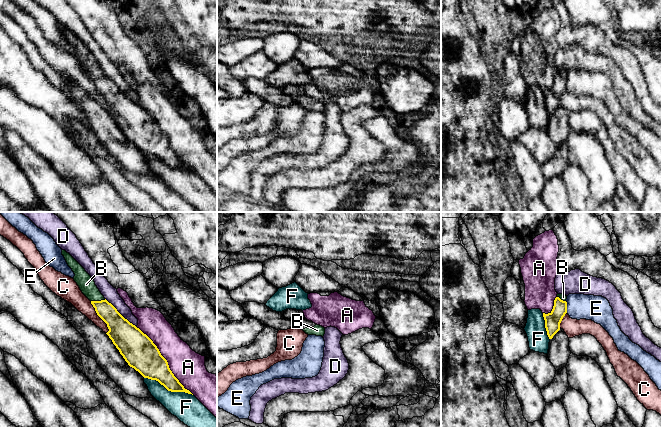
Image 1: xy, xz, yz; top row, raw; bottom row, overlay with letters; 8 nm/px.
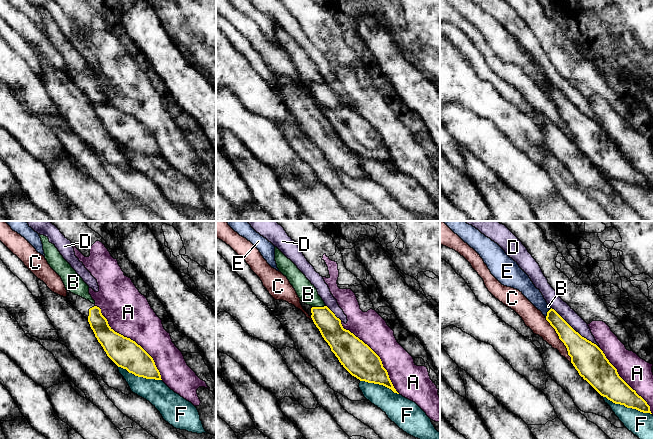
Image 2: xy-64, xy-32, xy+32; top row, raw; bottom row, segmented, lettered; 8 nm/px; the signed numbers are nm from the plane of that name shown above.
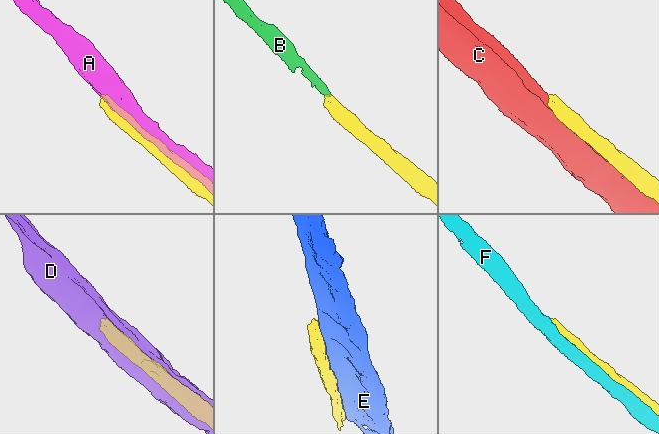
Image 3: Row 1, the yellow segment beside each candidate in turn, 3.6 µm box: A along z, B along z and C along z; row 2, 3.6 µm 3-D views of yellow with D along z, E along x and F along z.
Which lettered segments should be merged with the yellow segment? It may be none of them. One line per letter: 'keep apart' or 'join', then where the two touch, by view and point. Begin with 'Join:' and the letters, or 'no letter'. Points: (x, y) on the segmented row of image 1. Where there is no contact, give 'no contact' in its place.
Join: B
A: keep apart; meets yellow in xy at (166, 361)
B: join; meets yellow in xy at (98, 301)
C: keep apart; meets yellow in xy at (99, 316)
D: keep apart; meets yellow in xy at (120, 314)
E: keep apart; meets yellow in yz at (566, 307)
F: keep apart; meets yellow in xy at (168, 390)

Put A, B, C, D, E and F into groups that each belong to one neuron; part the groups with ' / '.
A / B / C / D / E / F

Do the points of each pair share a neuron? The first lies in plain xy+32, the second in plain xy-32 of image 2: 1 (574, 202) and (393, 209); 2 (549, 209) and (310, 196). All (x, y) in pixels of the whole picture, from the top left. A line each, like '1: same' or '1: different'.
1: different
2: same

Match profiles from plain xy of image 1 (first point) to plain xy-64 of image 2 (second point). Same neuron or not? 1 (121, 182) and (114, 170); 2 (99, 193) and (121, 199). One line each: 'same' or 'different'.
1: different
2: different

